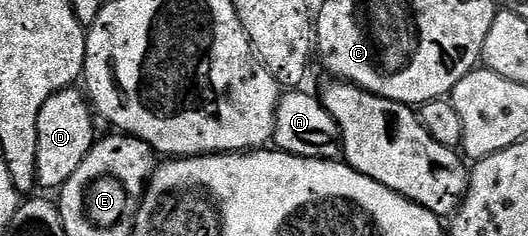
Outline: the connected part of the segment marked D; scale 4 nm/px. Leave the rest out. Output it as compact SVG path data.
M79 88L59 90L41 108L37 116L37 176L36 183L52 192L58 191L81 168L81 160L89 156L97 139L92 127L93 107Z

